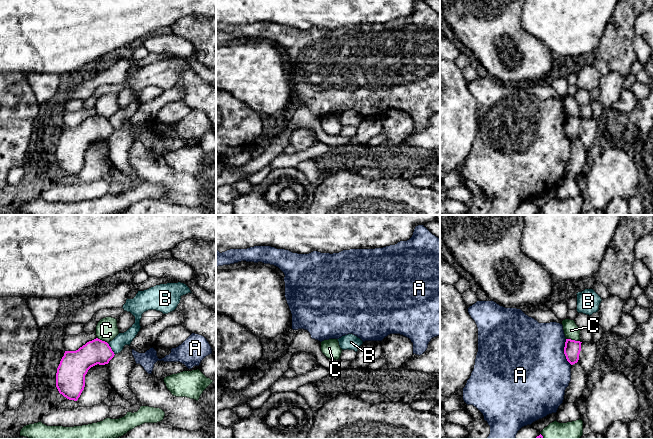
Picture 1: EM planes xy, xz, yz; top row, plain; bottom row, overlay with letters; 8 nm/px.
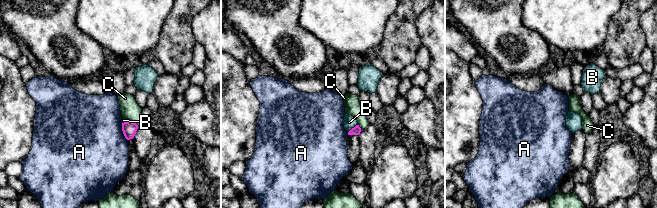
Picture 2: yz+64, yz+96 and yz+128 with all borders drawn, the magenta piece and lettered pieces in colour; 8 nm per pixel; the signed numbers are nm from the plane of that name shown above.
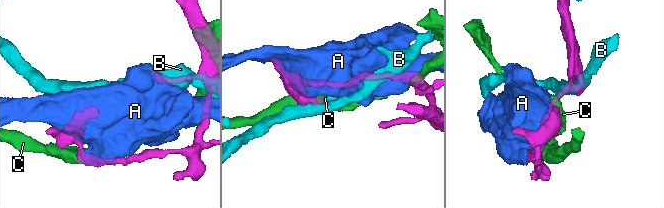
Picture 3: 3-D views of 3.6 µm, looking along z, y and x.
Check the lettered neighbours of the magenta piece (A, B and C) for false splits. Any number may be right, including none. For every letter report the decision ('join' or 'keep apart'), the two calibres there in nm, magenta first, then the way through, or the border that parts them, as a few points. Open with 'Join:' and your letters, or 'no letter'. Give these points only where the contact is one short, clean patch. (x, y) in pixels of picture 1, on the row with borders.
Join: no letter
A: keep apart; 130 nm thick on the magenta side, 500 nm on the other
B: keep apart; 200 nm thick on the magenta side, 110 nm on the other; border along xy (107, 343), (114, 354)
C: keep apart; 130 nm thick on the magenta side, 120 nm on the other

